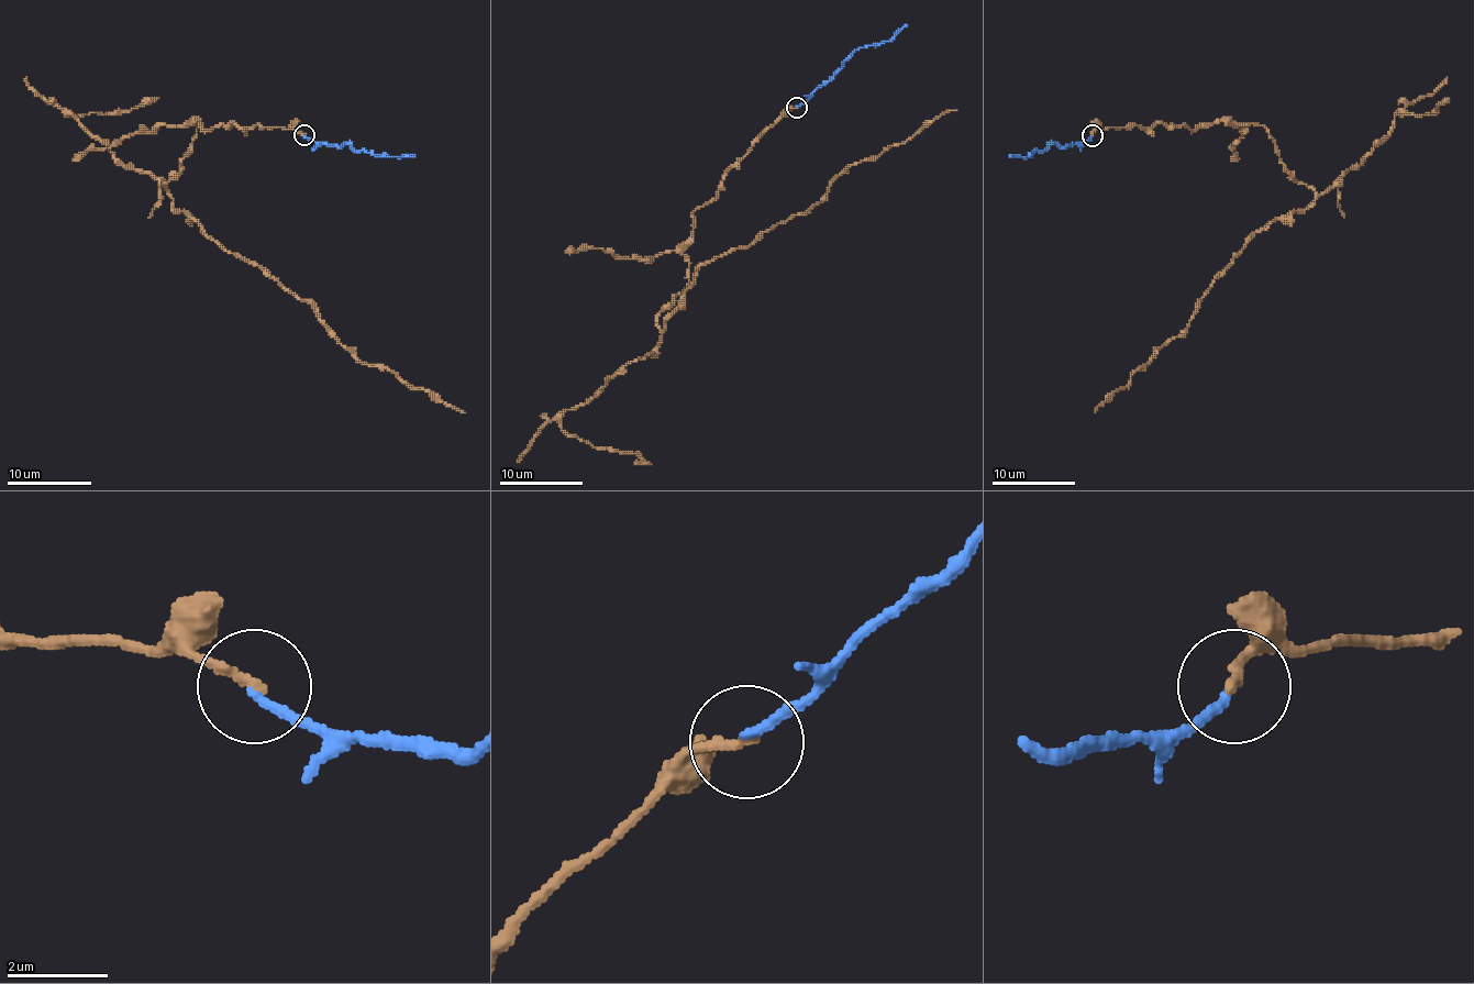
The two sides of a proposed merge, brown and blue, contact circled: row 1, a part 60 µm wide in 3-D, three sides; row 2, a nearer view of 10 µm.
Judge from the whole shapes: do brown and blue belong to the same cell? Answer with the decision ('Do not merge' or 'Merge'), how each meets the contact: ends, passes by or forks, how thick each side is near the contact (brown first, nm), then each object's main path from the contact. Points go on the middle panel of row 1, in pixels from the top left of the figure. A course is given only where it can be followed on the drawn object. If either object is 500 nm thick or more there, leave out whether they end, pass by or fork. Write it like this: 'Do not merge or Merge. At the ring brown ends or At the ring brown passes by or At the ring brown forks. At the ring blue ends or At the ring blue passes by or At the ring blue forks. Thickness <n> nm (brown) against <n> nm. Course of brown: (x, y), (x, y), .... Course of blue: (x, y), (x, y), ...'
Merge. At the ring brown ends. At the ring blue ends. Thickness 200 nm (brown) against 170 nm. Course of brown: (796, 108), (694, 212), (689, 282), (662, 330), (701, 265), (957, 110). Course of blue: (796, 106), (856, 50), (890, 41), (907, 24)

